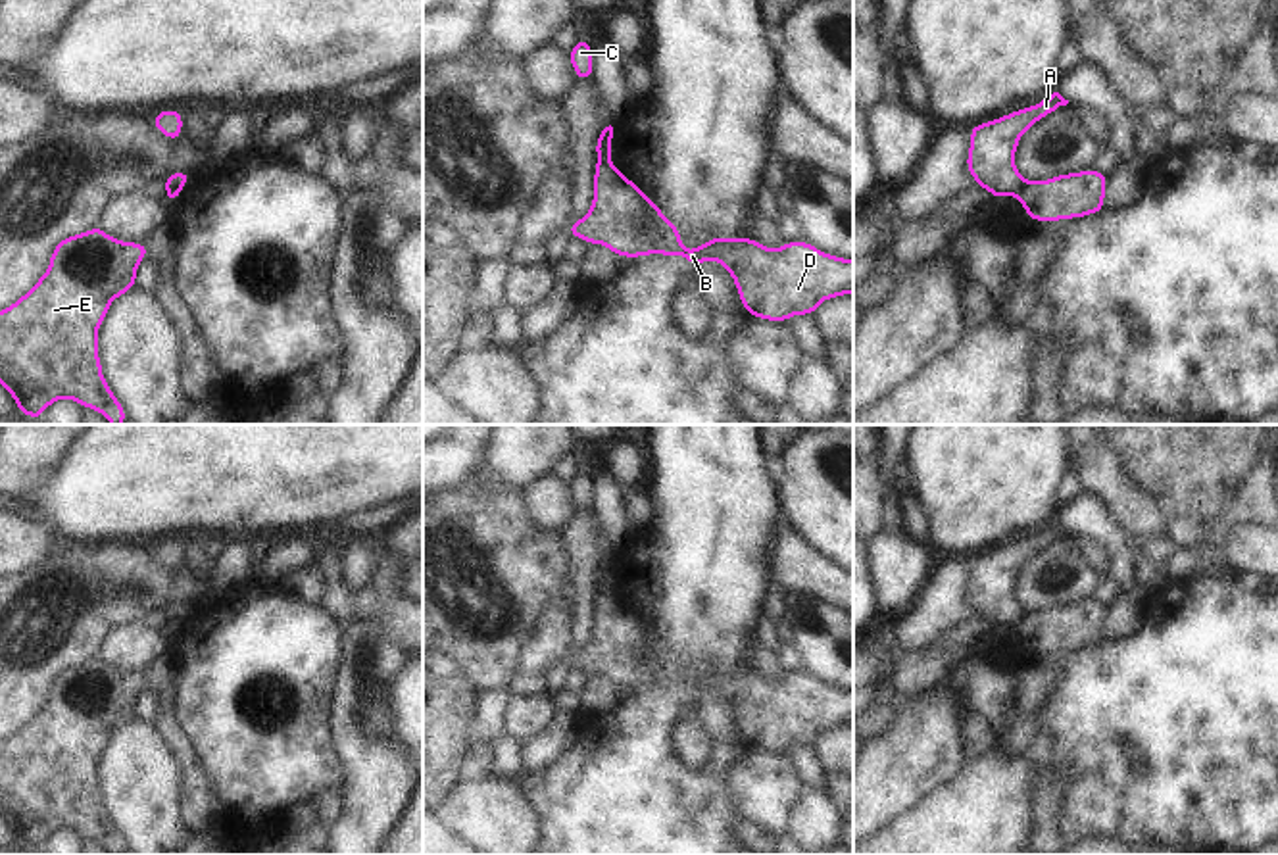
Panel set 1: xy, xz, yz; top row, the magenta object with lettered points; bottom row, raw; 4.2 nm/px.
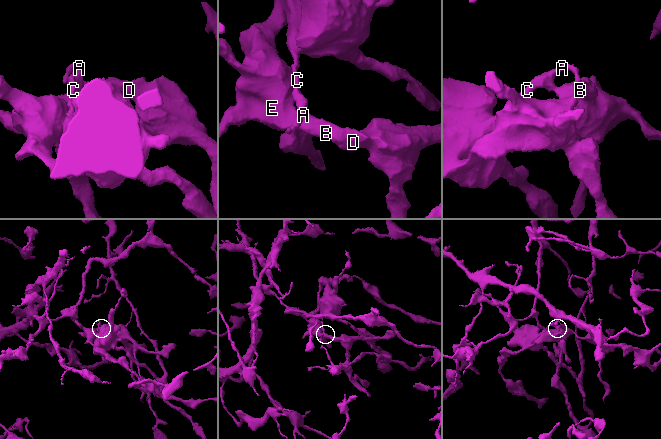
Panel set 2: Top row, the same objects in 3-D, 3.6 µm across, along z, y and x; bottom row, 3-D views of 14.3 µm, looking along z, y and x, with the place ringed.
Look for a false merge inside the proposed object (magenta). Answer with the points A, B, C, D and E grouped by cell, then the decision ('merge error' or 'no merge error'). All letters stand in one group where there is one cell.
groups A C / B D E; merge error

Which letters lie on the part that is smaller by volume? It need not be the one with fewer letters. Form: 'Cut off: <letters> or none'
Cut off: A, C

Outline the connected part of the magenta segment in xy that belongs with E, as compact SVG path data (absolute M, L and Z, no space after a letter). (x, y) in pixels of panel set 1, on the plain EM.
M98 655L61 669L52 680L46 703L29 722L0 742L0 815L19 838L19 845L40 849L58 830L75 830L111 855L127 851L121 832L102 805L98 759L110 734L136 715L136 697L148 676L111 669Z

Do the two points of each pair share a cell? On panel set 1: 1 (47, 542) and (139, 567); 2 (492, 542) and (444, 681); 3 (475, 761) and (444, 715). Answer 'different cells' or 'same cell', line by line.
1: different cells
2: different cells
3: different cells

